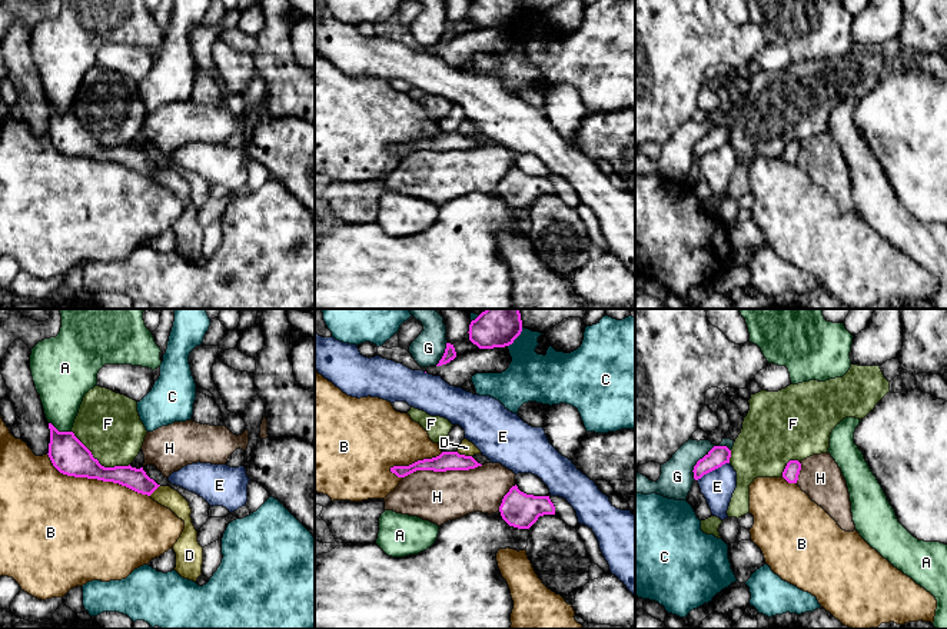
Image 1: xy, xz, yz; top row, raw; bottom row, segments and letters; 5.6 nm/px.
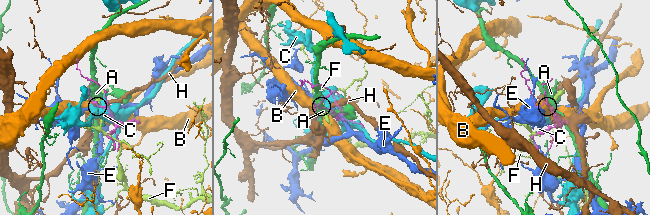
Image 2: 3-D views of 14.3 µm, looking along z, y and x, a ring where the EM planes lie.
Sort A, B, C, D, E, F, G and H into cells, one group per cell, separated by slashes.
A / B / C / D G / E / F / H

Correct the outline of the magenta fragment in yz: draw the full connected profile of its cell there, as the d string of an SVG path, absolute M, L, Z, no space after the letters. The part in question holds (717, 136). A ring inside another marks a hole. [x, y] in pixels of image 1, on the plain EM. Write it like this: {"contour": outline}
{"contour": "M714 126L702 139L694 146L694 159L698 160L704 154L730 143L731 130L727 126Z"}

